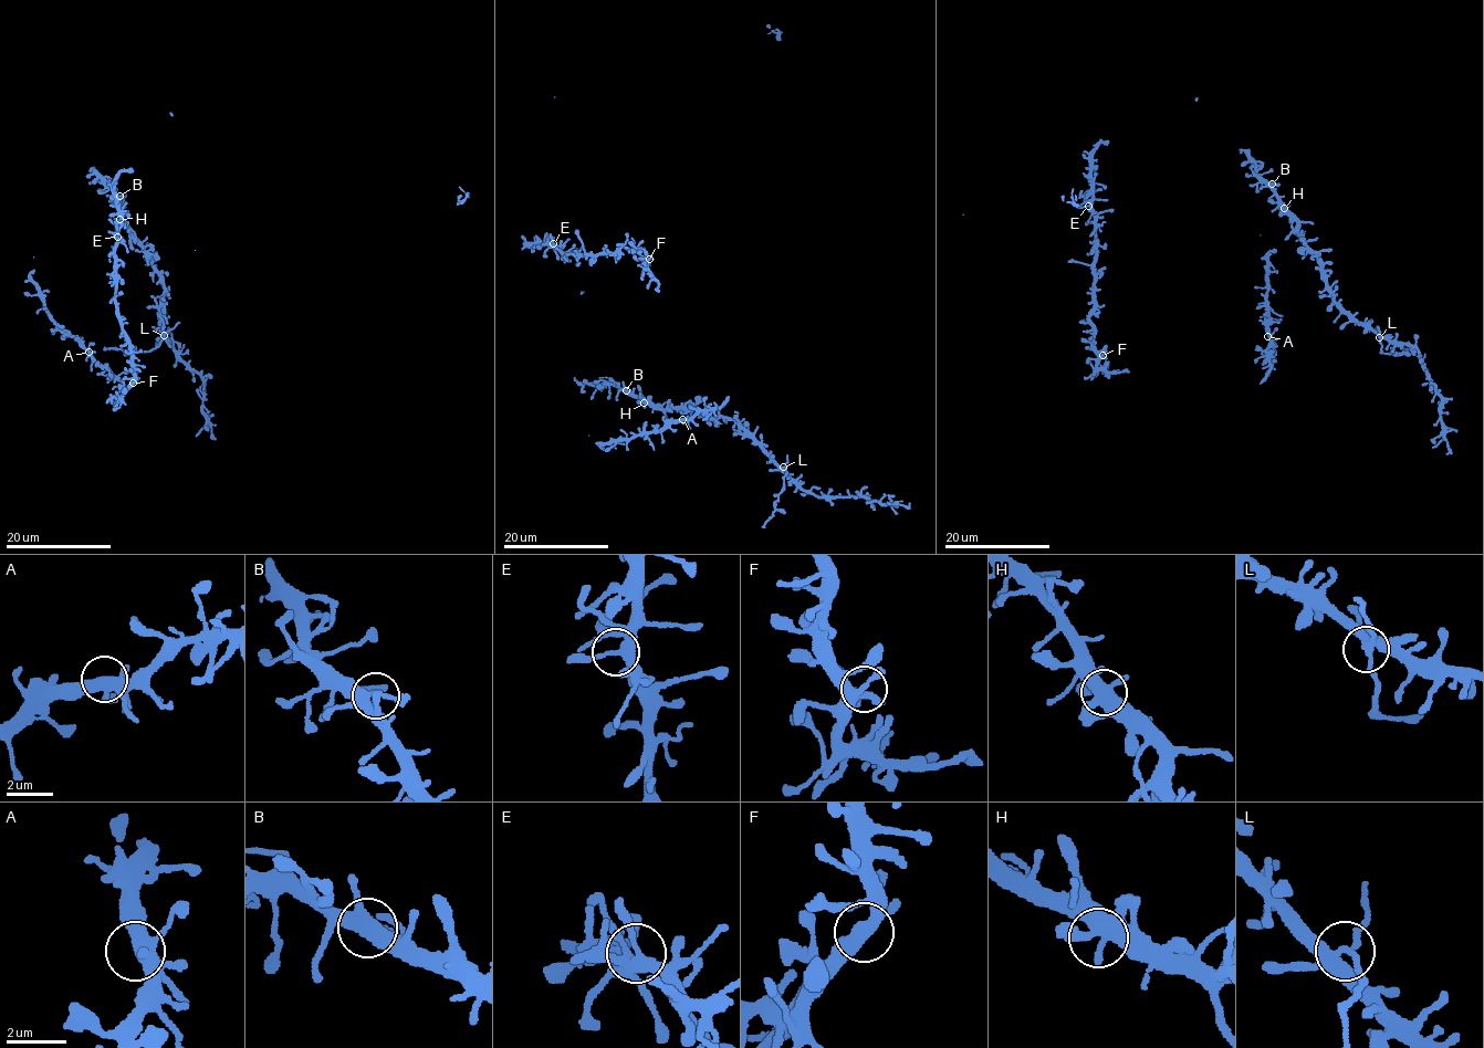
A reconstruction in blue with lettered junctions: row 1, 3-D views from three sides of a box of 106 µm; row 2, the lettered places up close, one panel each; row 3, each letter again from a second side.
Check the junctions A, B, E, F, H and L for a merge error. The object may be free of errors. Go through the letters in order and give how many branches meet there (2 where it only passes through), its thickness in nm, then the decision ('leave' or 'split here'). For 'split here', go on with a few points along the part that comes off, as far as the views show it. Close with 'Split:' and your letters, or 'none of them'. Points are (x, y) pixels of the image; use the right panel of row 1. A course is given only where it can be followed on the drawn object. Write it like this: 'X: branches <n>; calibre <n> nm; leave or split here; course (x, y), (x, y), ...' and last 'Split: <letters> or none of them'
A: branches 6; calibre 400 nm; leave
B: branches 4; calibre 320 nm; leave
E: branches 4; calibre 320 nm; leave
F: branches 4; calibre 320 nm; leave
H: branches 5; calibre 420 nm; leave
L: branches 5; calibre 340 nm; split here; course (1379, 337), (1382, 353), (1408, 348)
Split: L

